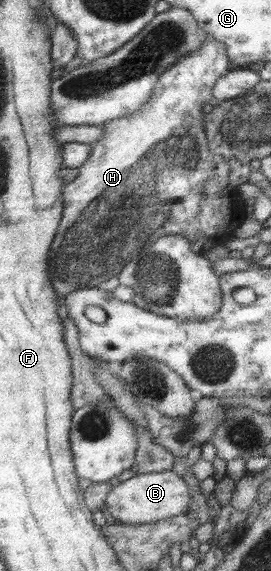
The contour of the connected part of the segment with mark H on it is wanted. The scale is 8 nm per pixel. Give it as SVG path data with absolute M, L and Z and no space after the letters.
M211 36L203 46L189 52L163 74L147 104L136 113L105 125L105 134L94 143L93 154L80 167L75 181L67 182L63 190L68 205L51 250L51 277L61 299L74 290L96 288L103 281L121 275L126 265L135 261L149 243L165 235L185 235L201 254L217 245L226 245L241 223L251 217L250 204L230 188L231 163L211 149L207 115L203 109L213 101L219 80L235 68L227 44Z

